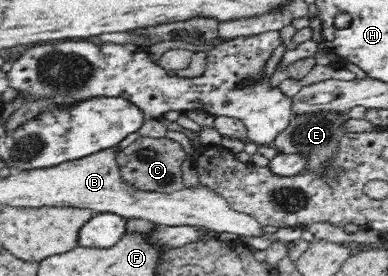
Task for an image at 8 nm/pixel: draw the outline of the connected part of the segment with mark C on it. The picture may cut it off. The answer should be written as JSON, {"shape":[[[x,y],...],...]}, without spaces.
{"shape":[[[141,136],[126,146],[118,154],[118,165],[124,180],[139,190],[170,194],[186,188],[183,184],[182,170],[187,154],[183,146],[168,137],[153,138]]]}

